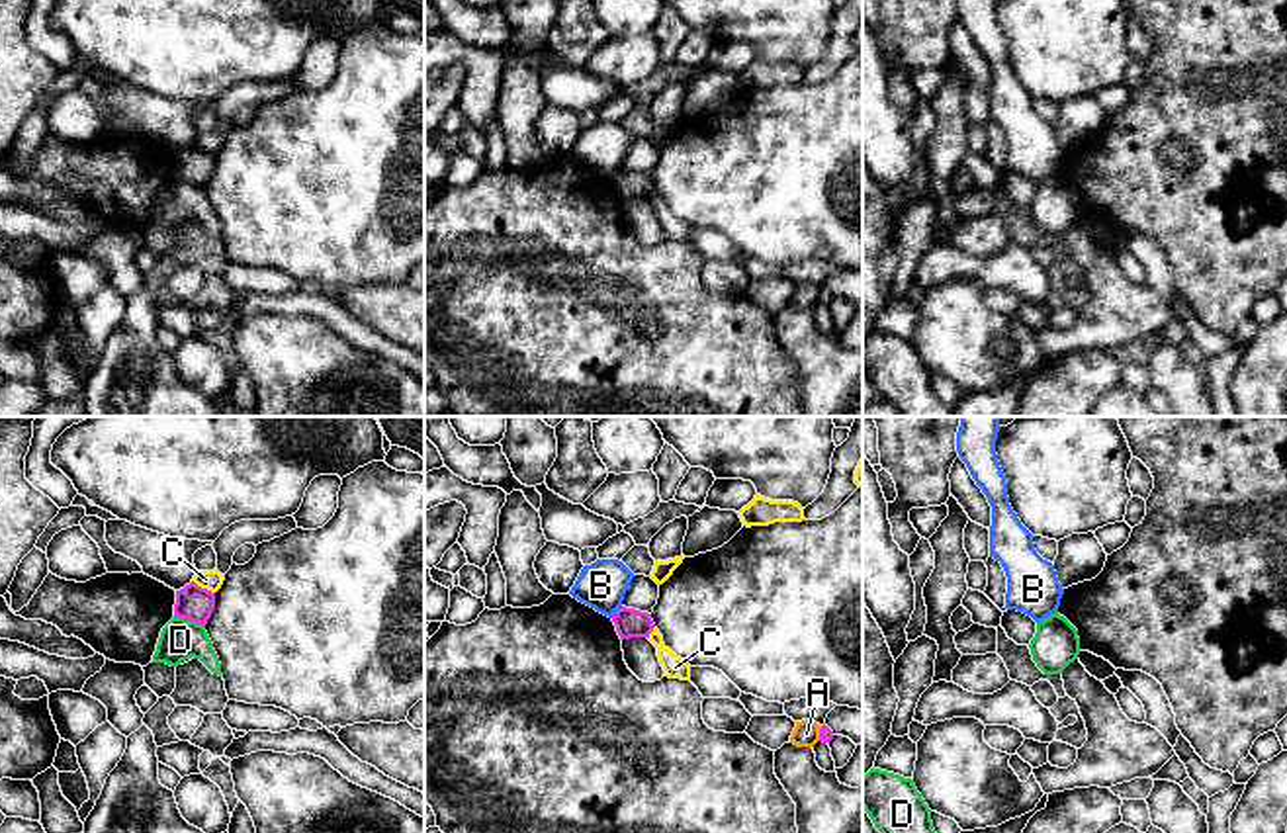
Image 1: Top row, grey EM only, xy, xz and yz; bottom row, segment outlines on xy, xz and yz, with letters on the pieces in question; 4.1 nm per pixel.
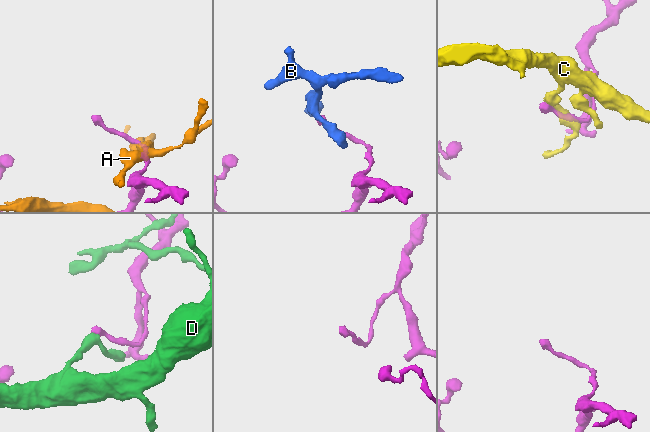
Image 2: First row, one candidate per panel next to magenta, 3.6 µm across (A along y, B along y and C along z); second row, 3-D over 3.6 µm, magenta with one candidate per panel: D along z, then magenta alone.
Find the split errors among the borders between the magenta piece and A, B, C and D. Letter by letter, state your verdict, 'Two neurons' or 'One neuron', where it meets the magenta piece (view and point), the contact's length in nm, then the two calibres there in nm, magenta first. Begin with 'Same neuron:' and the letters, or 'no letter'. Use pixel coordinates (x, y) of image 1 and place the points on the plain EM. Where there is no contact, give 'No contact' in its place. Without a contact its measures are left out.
Same neuron: no letter
A: Two neurons. Touches magenta at xz (820, 296). Shared border 70 nm. Thickness 60 nm (magenta) against 110 nm
B: Two neurons. Touches magenta at xz (617, 173). Shared border 70 nm. Thickness 120 nm (magenta) against 200 nm
C: Two neurons. Touches magenta at xy (204, 151). Shared border 110 nm. Thickness 140 nm (magenta) against 80 nm
D: Two neurons. Touches magenta at xy (190, 182). Shared border 140 nm. Thickness 140 nm (magenta) against 170 nm

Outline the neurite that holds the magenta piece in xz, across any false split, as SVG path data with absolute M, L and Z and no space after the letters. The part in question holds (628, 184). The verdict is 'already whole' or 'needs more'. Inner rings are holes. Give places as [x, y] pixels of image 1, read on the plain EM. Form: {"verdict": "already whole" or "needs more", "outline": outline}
{"verdict": "already whole", "outline": "M626 168L614 174L612 184L616 188L620 201L649 199L649 196L655 190L651 176Z"}

